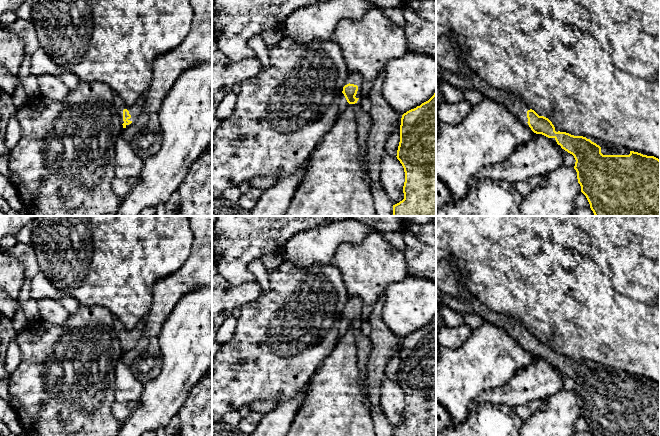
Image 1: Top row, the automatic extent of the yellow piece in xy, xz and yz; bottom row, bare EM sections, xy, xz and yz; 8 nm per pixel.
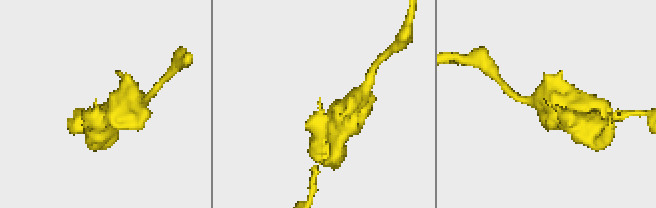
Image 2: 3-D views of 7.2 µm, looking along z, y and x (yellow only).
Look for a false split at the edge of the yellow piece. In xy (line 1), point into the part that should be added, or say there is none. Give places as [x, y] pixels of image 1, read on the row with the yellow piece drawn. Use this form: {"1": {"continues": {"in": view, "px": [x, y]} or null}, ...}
{"1": {"continues": null}}

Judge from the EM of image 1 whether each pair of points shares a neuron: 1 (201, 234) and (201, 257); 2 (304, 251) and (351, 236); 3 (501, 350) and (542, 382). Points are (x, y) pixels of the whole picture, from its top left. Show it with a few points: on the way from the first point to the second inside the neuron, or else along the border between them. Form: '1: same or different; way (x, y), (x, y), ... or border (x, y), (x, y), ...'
1: same; way (201, 240), (201, 251)
2: same; way (316, 245), (331, 236), (339, 236)
3: different; border (533, 358), (527, 365), (519, 368), (505, 382)

